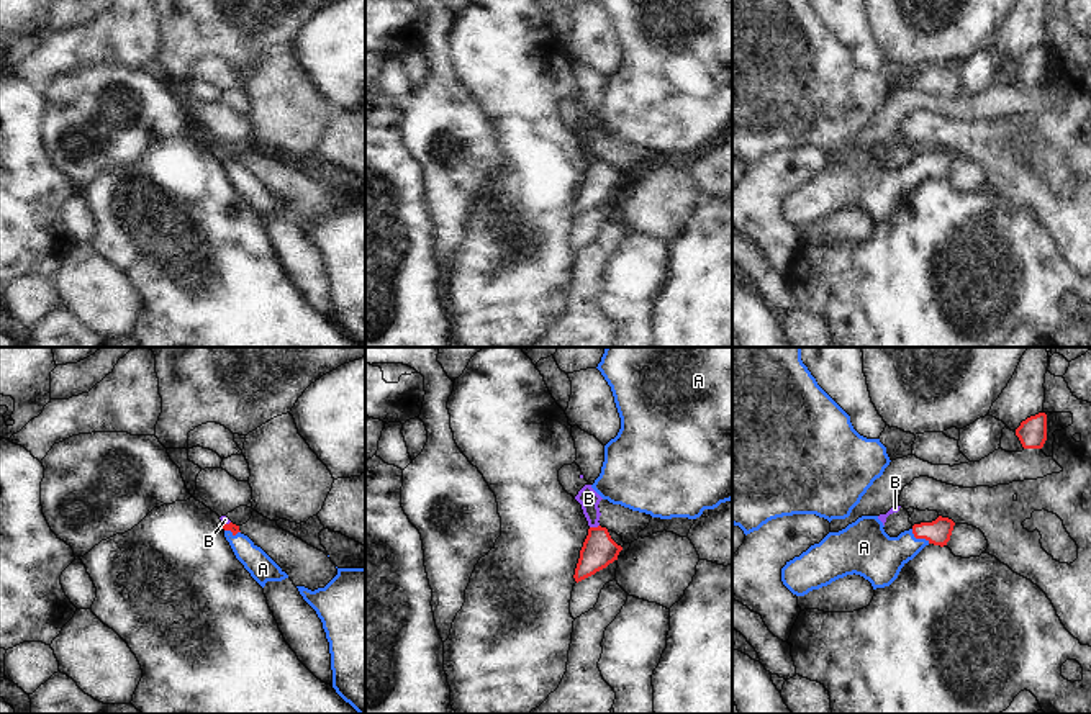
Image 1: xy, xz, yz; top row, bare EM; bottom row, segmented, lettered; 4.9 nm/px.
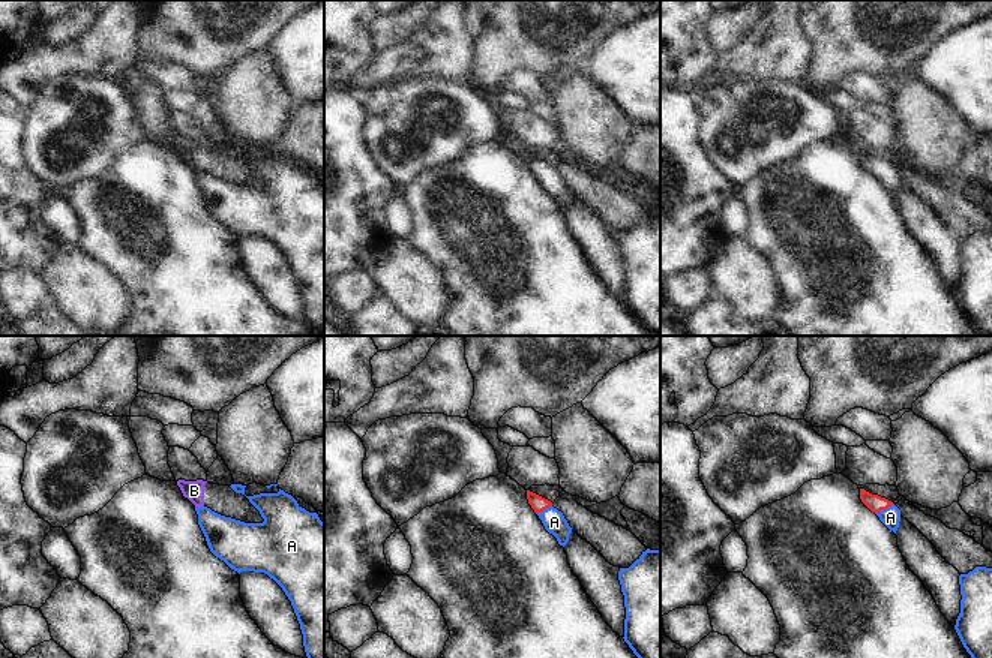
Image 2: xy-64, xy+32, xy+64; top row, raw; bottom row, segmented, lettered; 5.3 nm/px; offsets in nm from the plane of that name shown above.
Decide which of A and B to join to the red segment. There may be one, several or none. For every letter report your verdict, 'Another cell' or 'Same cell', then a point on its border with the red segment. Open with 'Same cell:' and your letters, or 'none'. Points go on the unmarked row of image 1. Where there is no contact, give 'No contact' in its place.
Same cell: A
A: Same cell. Touches red at yz (919, 171)
B: Another cell. Touches red at xz (593, 161)

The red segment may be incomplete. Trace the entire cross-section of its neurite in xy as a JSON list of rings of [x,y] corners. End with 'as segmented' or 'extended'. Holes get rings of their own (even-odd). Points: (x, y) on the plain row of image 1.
[[[229,156],[224,157],[223,162],[236,192],[262,221],[267,215],[282,215],[288,211],[260,180],[239,164],[239,159]]]; extended

